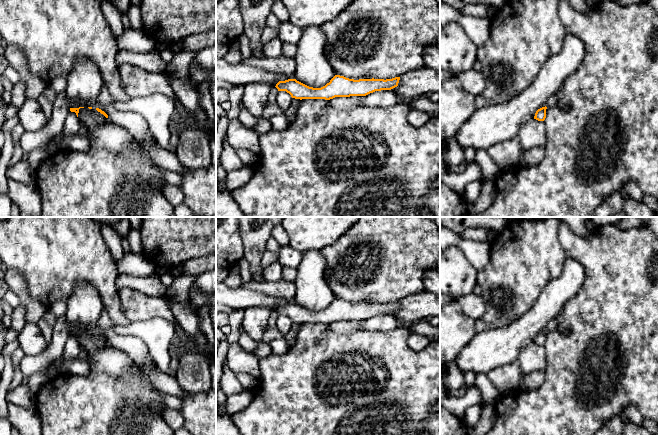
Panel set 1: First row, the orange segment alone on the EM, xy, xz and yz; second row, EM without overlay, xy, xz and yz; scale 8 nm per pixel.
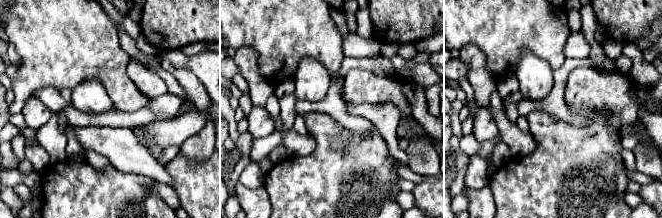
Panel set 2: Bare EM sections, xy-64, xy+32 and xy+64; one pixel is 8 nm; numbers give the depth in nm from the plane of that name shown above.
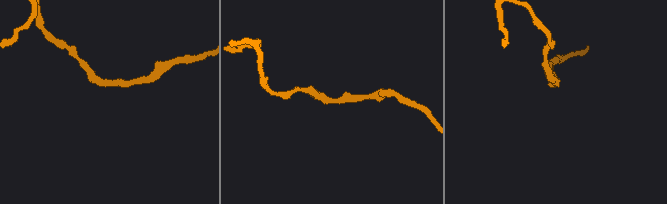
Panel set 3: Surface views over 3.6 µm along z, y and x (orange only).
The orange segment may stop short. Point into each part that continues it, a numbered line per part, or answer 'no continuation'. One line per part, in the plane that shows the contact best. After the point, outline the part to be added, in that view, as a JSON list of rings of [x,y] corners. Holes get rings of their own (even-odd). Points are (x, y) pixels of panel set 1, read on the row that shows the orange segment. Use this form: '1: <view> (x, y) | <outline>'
no continuation

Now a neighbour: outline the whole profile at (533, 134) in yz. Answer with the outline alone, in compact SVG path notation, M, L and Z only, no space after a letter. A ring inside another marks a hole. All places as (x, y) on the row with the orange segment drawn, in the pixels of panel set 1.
M532 119L524 124L517 134L523 149L545 146L547 143L546 124Z

